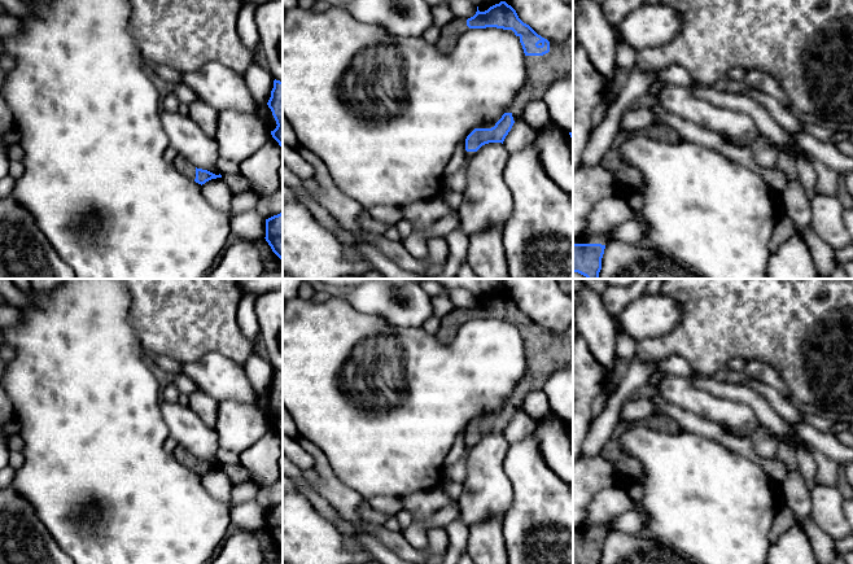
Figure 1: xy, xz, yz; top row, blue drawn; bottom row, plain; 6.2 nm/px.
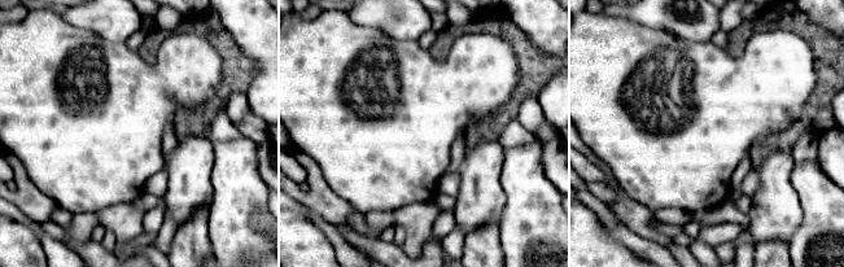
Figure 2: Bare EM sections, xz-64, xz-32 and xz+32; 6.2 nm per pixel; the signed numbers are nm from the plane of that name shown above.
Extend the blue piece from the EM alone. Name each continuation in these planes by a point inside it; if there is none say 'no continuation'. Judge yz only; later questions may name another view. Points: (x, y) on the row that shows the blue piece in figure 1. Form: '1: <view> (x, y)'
1: yz (596, 239)

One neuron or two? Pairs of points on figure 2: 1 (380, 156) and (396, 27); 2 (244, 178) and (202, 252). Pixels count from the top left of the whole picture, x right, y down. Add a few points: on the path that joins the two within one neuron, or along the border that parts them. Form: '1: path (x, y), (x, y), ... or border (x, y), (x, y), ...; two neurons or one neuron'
1: border (366, 26), (379, 29), (399, 40), (416, 42); two neurons
2: border (209, 211), (208, 235), (213, 253); two neurons

